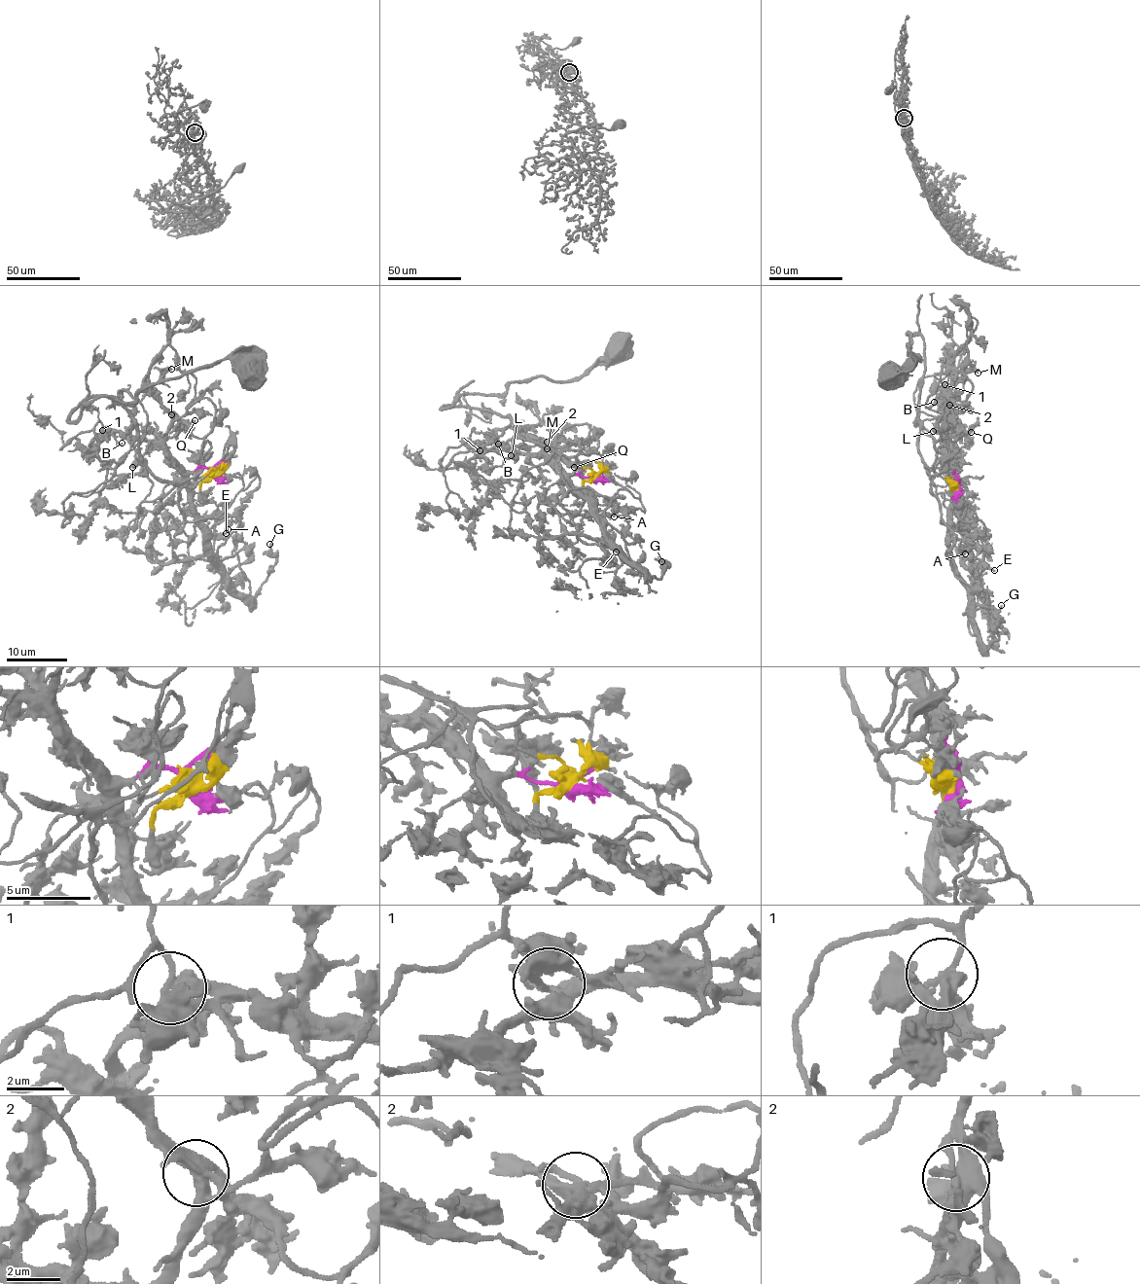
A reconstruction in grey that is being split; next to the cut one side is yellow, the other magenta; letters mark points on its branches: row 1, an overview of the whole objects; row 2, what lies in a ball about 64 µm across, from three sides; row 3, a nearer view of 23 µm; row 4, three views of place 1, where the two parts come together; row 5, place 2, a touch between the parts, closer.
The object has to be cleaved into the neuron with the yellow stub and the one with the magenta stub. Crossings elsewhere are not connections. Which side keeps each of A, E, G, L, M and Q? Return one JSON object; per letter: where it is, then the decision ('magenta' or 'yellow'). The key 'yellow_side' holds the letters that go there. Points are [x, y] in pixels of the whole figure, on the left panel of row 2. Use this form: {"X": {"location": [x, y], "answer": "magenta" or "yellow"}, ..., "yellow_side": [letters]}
{"A": {"location": [228, 529], "answer": "yellow"}, "E": {"location": [226, 533], "answer": "magenta"}, "G": {"location": [269, 544], "answer": "magenta"}, "L": {"location": [132, 467], "answer": "yellow"}, "M": {"location": [171, 369], "answer": "magenta"}, "Q": {"location": [195, 420], "answer": "magenta"}, "yellow_side": ["A", "L"]}

